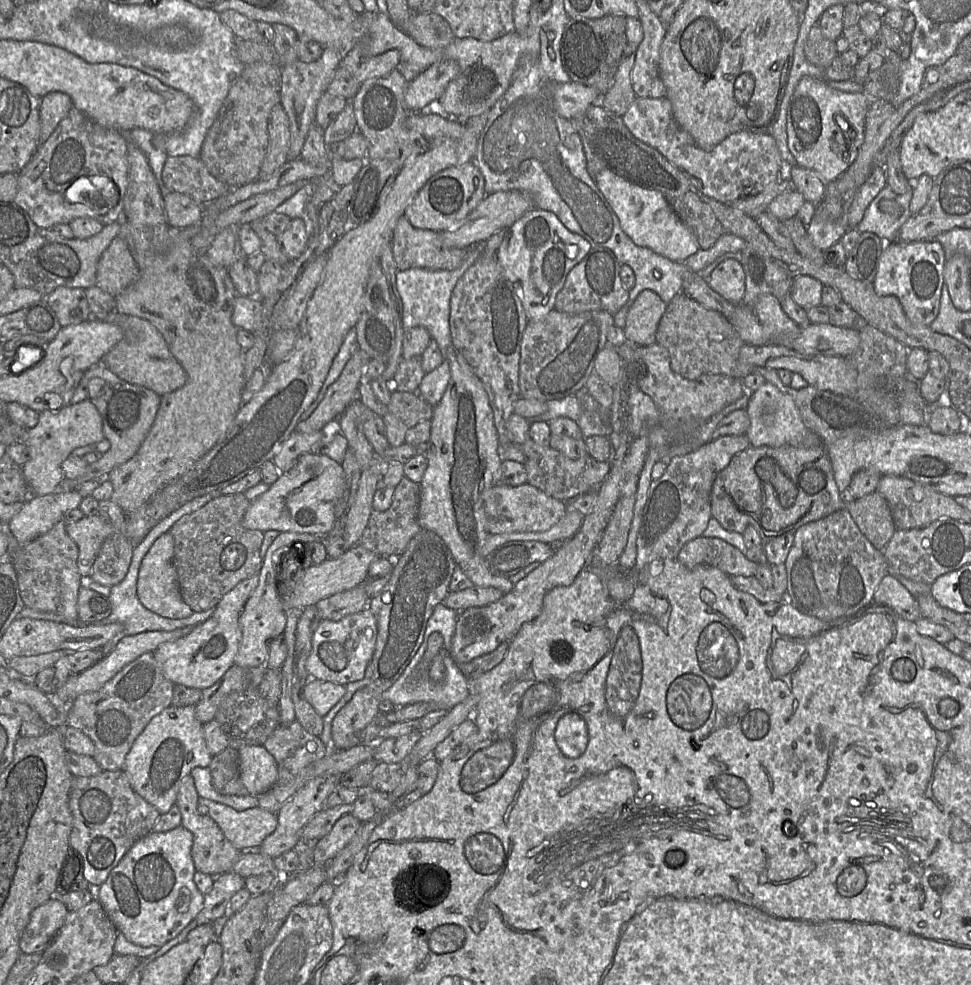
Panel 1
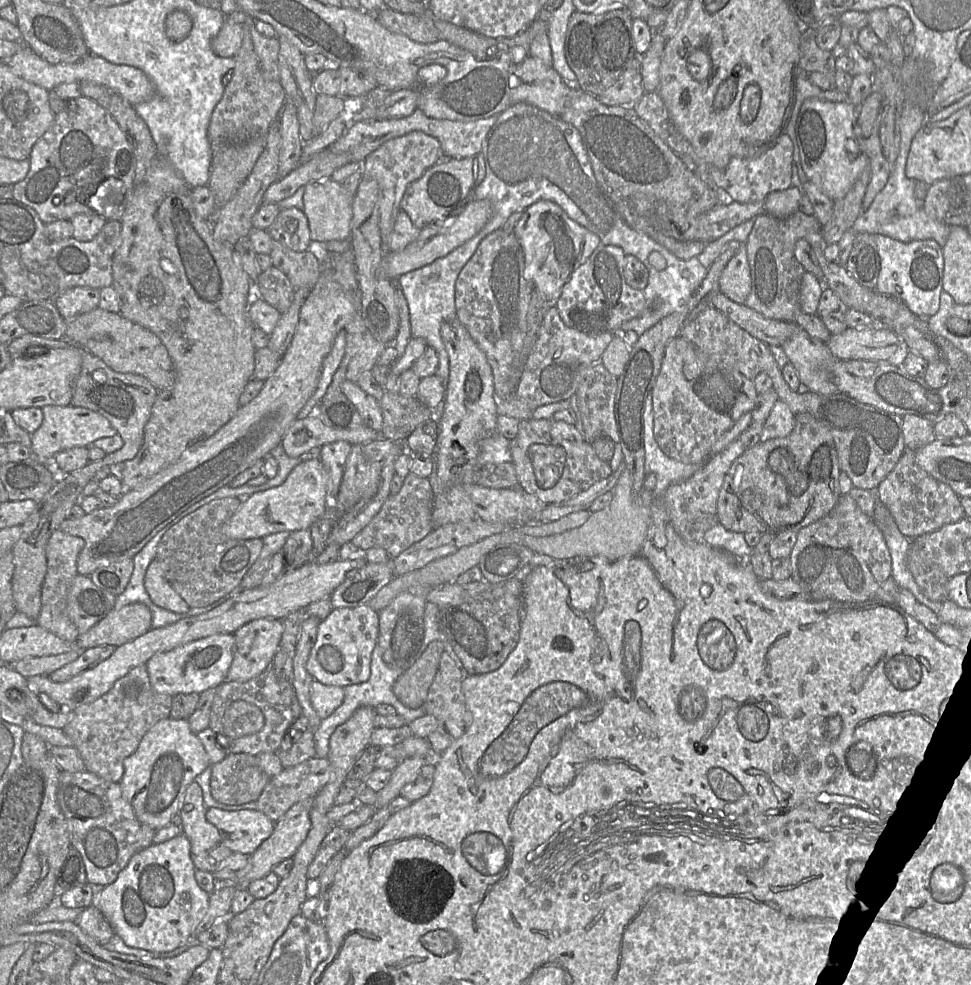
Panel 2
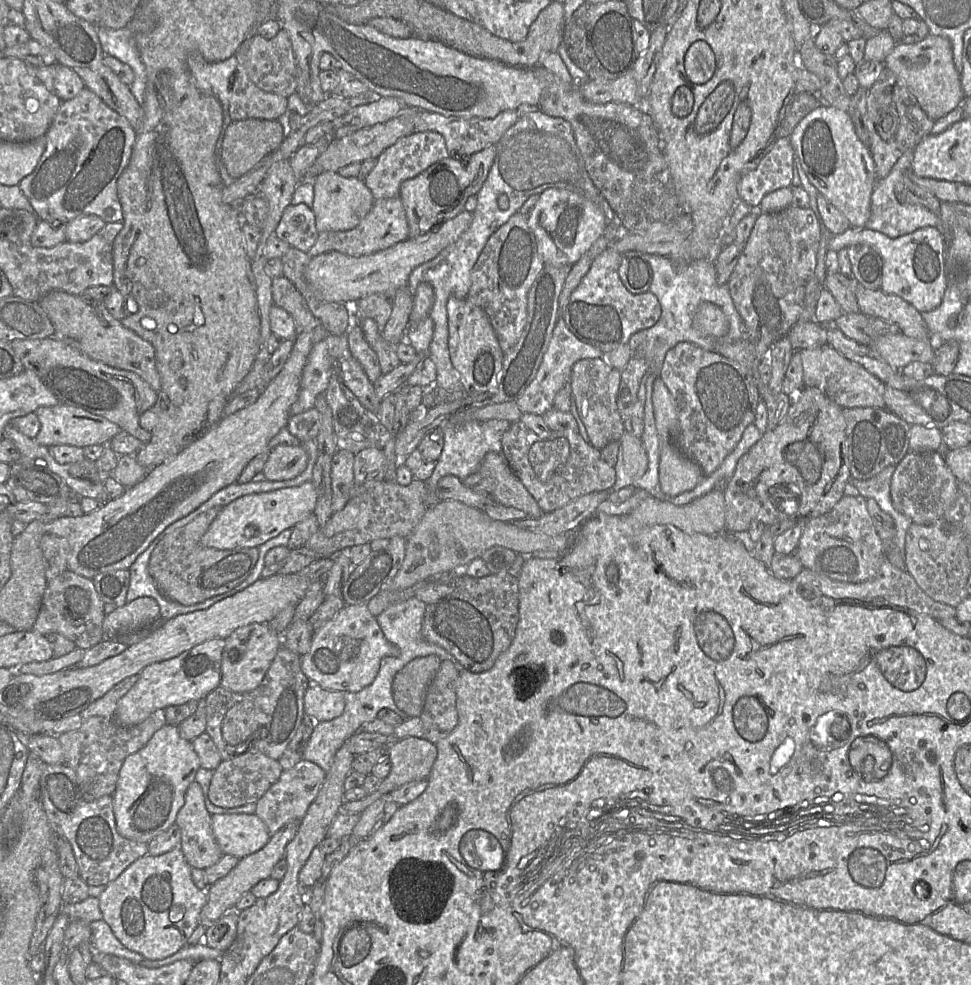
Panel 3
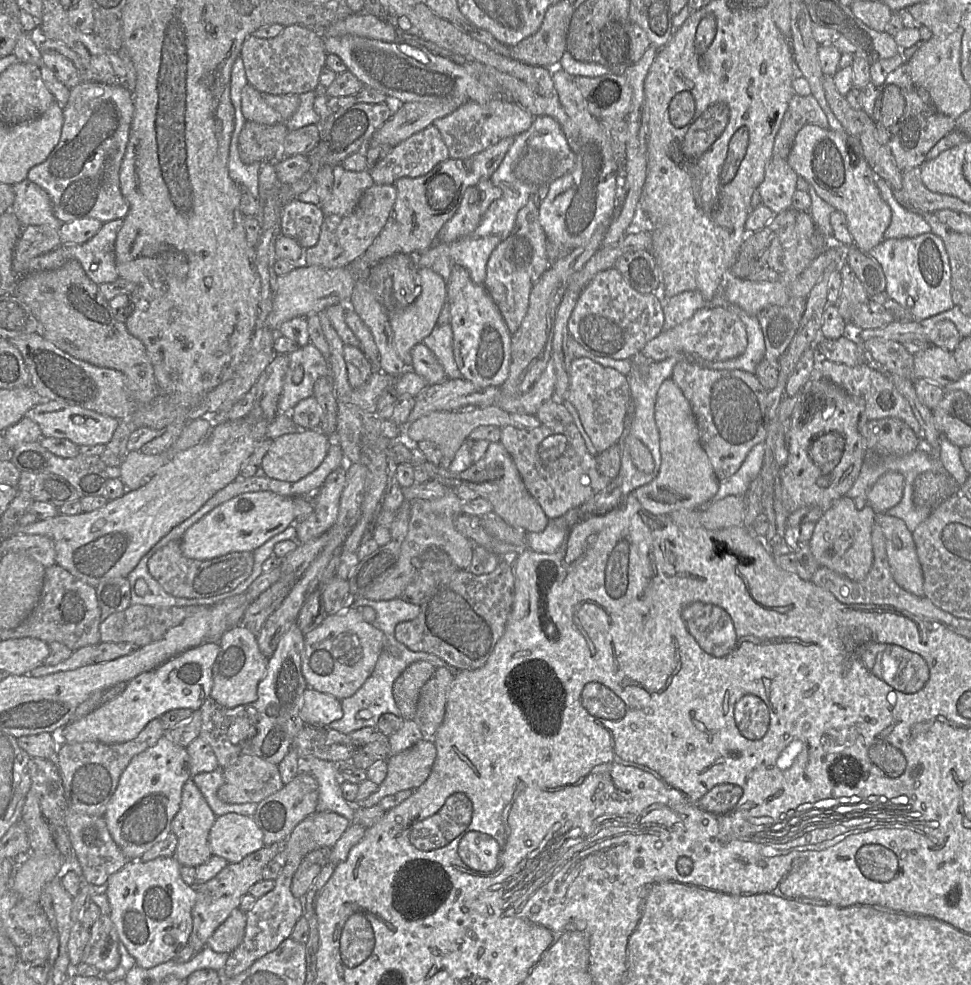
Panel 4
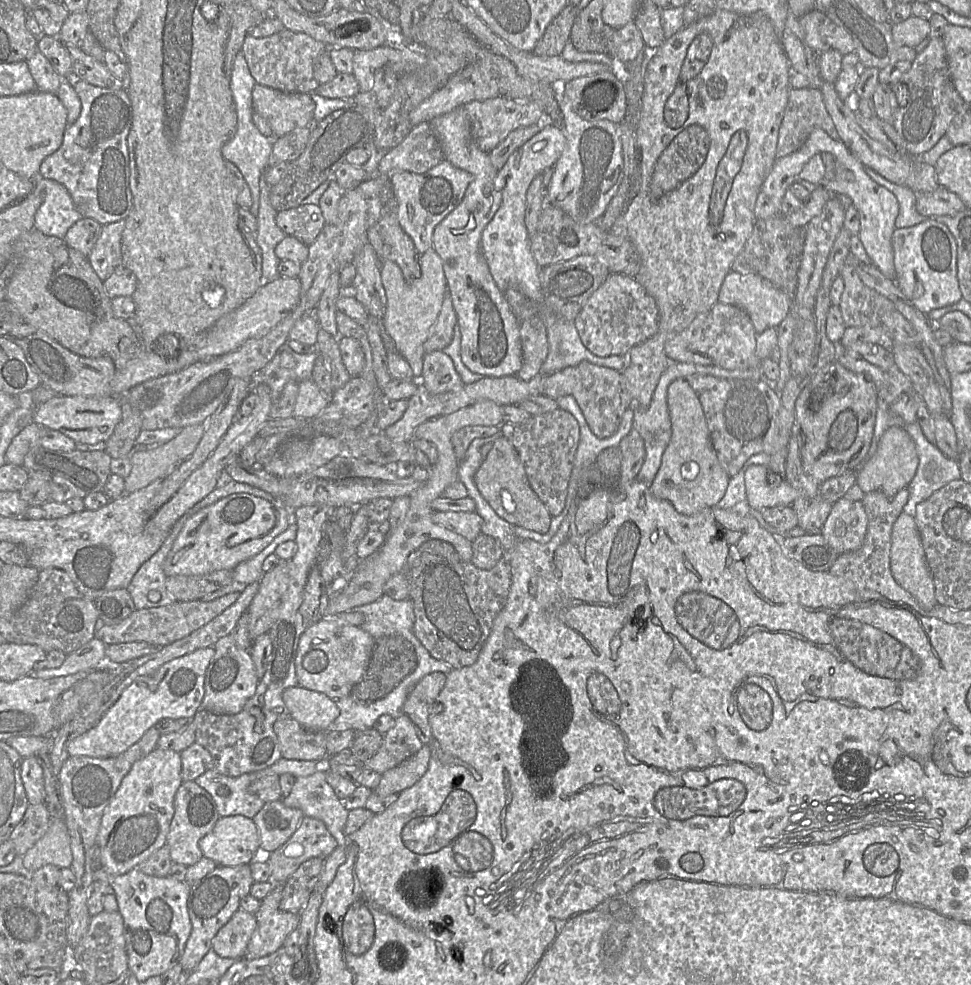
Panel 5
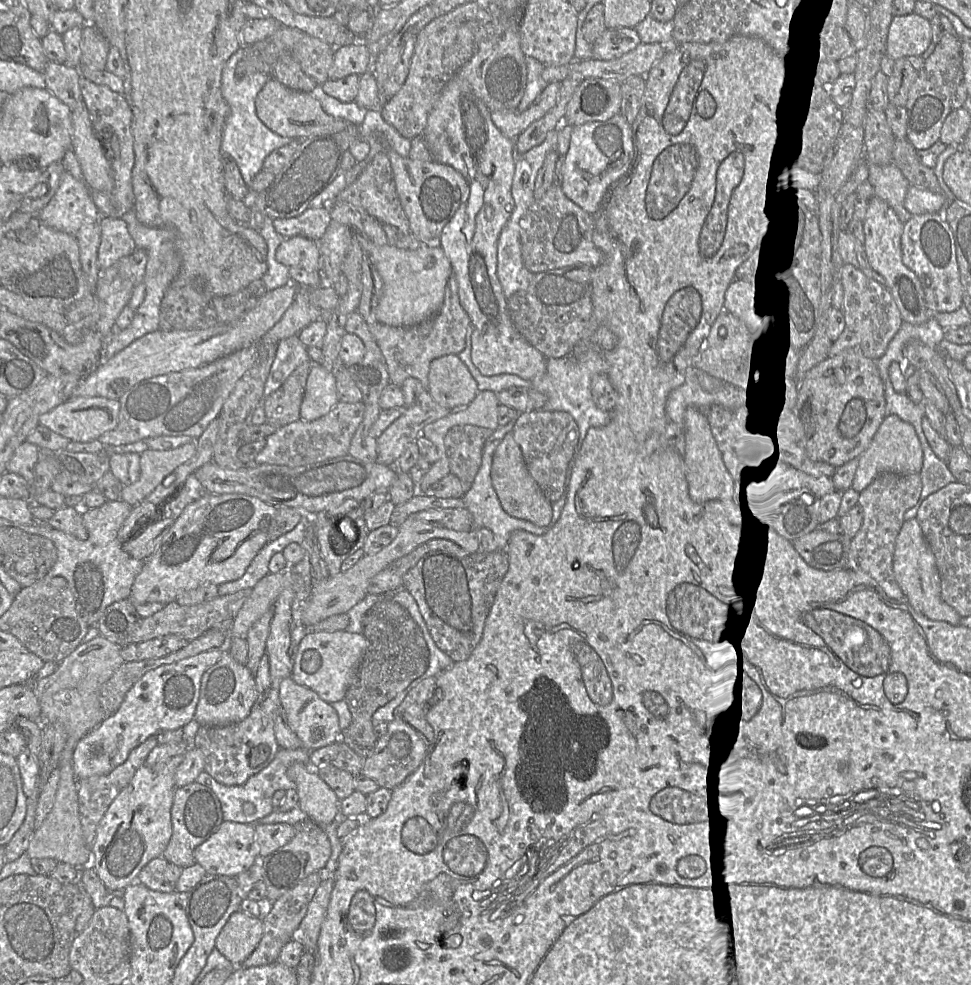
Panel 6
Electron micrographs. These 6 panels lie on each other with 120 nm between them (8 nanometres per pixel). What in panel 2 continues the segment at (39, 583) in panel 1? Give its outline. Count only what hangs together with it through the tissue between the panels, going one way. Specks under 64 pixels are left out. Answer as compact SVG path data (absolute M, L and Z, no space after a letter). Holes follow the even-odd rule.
M56 529L52 532L45 547L47 571L41 592L41 610L37 624L55 634L62 640L75 642L79 636L76 626L67 612L67 600L77 572L77 557L84 546L82 538L72 536Z

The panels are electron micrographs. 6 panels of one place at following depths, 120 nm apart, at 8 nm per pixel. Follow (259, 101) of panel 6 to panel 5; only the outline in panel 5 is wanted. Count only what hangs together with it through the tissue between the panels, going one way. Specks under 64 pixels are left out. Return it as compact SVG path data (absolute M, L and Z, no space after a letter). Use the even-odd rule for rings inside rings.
M255 84L253 109L269 123L276 138L314 124L315 103L306 93L285 93Z

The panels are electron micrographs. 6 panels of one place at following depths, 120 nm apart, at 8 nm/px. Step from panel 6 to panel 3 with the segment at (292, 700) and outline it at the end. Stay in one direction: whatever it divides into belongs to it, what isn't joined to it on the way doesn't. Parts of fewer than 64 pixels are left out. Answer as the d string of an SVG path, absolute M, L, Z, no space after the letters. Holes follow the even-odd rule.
M311 683L305 692L304 713L315 722L326 722L339 717L344 707L343 692L326 690Z

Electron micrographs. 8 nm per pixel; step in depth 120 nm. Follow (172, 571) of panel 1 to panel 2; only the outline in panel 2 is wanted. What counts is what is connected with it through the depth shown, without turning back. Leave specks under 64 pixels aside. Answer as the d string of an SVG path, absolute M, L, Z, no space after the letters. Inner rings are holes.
M156 559L147 568L144 586L151 601L160 608L179 614L186 613L190 609L173 589Z

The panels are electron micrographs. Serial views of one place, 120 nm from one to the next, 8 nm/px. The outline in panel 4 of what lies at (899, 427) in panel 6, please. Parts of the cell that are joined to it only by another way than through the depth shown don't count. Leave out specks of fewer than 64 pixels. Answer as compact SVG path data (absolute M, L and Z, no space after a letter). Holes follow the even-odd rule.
M885 472L870 486L867 503L876 513L887 511L899 501L903 484L904 477L900 472Z

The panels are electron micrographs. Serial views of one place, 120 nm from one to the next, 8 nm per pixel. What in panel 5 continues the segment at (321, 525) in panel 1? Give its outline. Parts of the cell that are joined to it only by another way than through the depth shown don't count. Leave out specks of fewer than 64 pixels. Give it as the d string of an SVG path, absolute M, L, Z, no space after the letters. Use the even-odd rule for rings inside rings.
M249 493L224 497L187 519L163 563L163 571L168 577L234 570L241 562L260 553L285 531L292 522L291 515L292 511L284 505L274 505Z

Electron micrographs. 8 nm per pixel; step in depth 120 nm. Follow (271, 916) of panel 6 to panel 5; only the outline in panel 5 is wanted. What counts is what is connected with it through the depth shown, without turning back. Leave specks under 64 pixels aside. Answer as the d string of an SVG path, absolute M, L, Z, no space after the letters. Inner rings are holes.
M313 857L306 860L282 884L283 893L280 902L282 911L301 913L319 881L324 860L321 857Z

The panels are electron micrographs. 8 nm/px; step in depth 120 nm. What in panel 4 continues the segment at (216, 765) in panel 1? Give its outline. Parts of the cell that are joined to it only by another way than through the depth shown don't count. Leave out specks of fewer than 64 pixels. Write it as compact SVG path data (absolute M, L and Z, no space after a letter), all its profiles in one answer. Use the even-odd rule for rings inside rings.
M240 752L238 760L224 768L218 798L227 804L258 804L284 786L278 765Z

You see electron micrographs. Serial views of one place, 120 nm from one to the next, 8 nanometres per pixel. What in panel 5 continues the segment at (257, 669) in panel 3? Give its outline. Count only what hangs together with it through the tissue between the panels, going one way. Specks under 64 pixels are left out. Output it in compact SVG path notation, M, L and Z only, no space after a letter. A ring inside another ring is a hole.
M230 634L220 638L213 647L215 655L205 673L205 694L201 708L218 714L238 714L244 709L247 701L255 695L260 680L250 650L238 647Z

